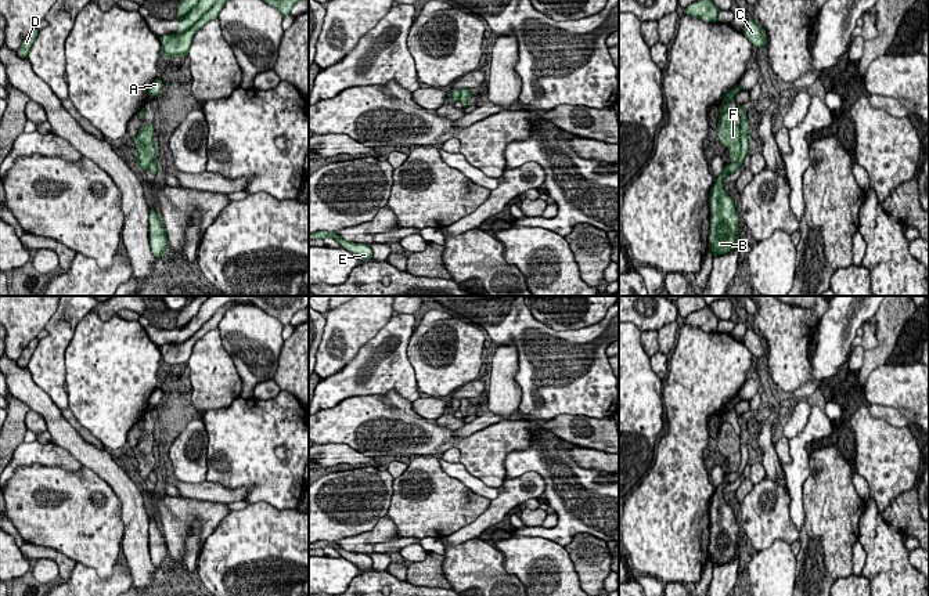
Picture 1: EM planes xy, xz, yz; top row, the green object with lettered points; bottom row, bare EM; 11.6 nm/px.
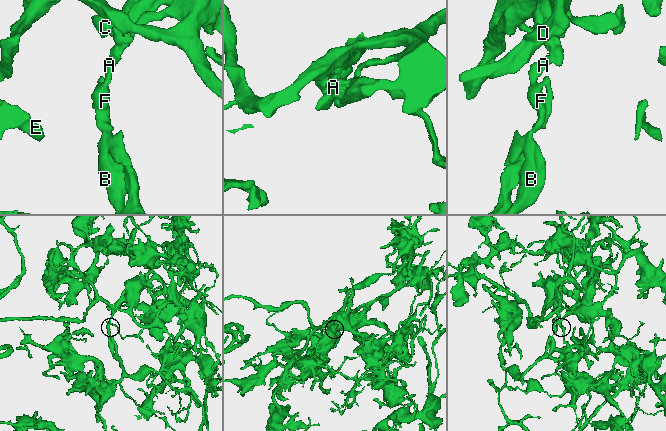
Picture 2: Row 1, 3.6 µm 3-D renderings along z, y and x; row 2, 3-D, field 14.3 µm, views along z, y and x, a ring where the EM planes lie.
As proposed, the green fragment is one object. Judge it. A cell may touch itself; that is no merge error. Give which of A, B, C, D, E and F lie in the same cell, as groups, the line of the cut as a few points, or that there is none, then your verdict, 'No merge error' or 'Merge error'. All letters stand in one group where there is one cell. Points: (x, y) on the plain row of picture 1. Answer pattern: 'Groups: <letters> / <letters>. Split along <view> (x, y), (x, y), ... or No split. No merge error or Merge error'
Groups: A B C D E F. No split. No merge error

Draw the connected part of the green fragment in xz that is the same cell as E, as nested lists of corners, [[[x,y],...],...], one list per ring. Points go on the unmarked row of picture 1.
[[[328,541],[312,542],[309,543],[309,550],[318,549],[318,548],[324,549],[327,546],[334,548],[341,555],[341,557],[349,560],[350,563],[353,563],[356,567],[359,567],[364,572],[367,572],[372,567],[372,560],[368,555],[346,552],[335,542],[328,542]]]

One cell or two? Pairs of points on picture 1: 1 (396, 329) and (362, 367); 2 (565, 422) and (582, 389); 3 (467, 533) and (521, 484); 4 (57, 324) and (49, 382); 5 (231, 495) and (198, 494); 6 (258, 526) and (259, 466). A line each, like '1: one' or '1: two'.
1: one
2: two
3: one
4: one
5: one
6: two

